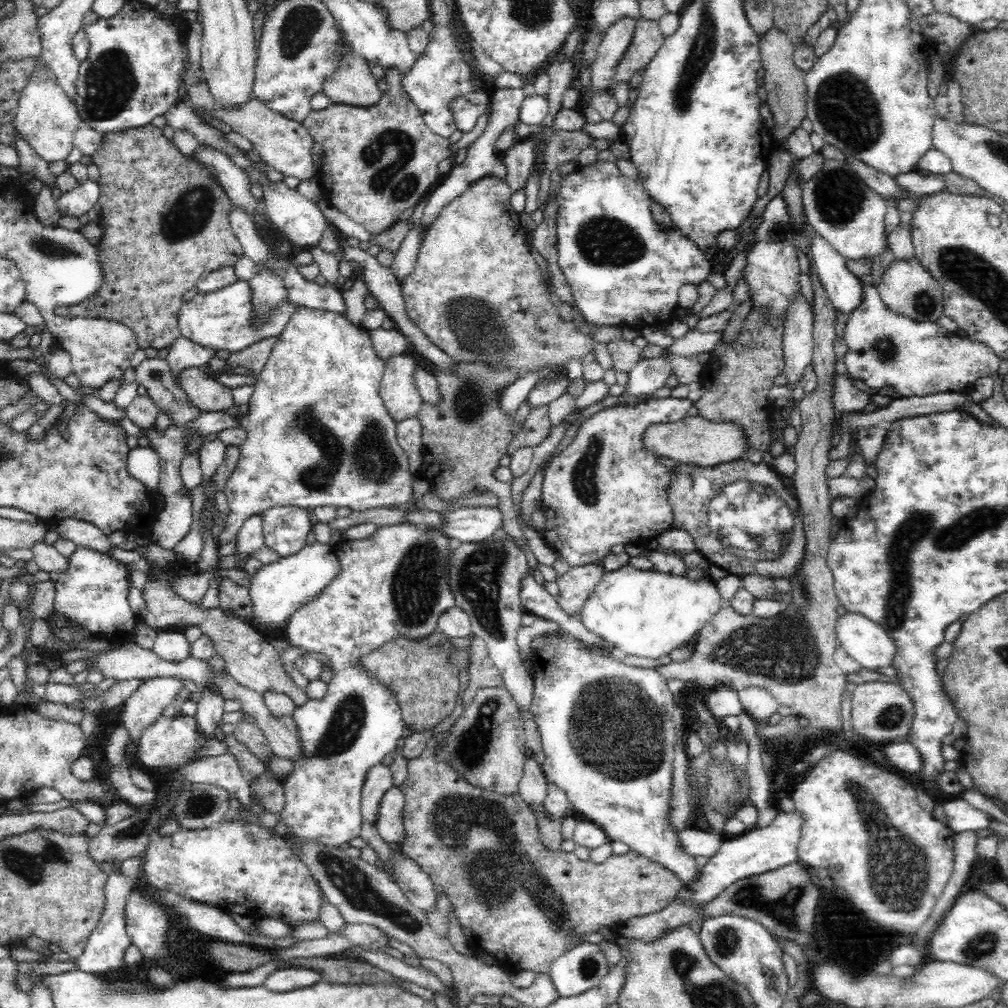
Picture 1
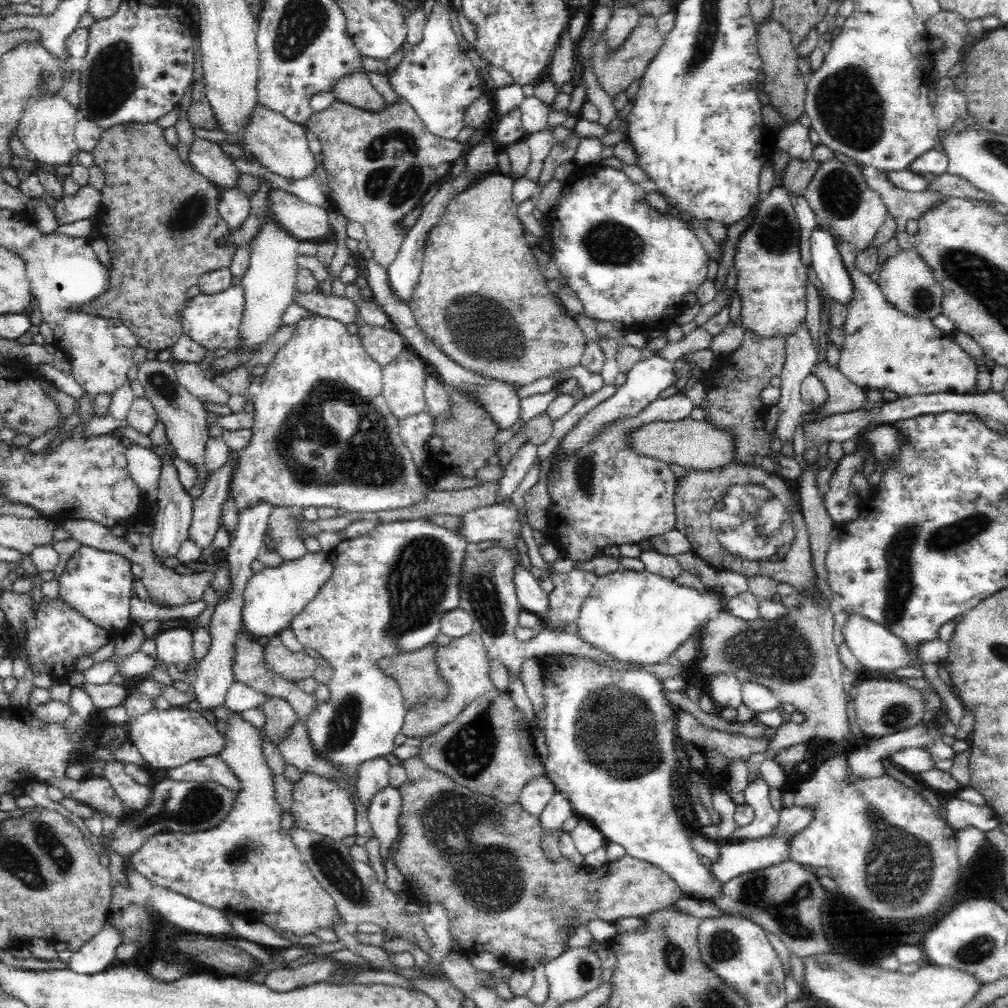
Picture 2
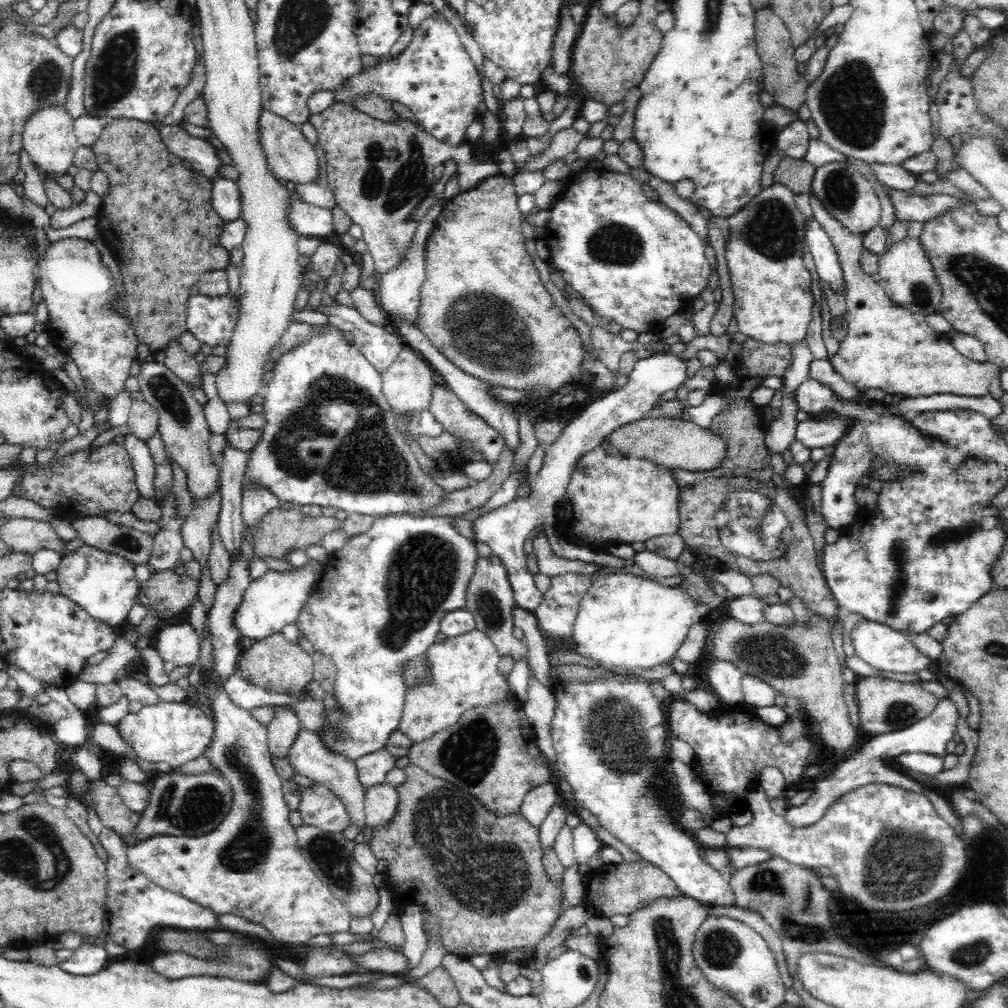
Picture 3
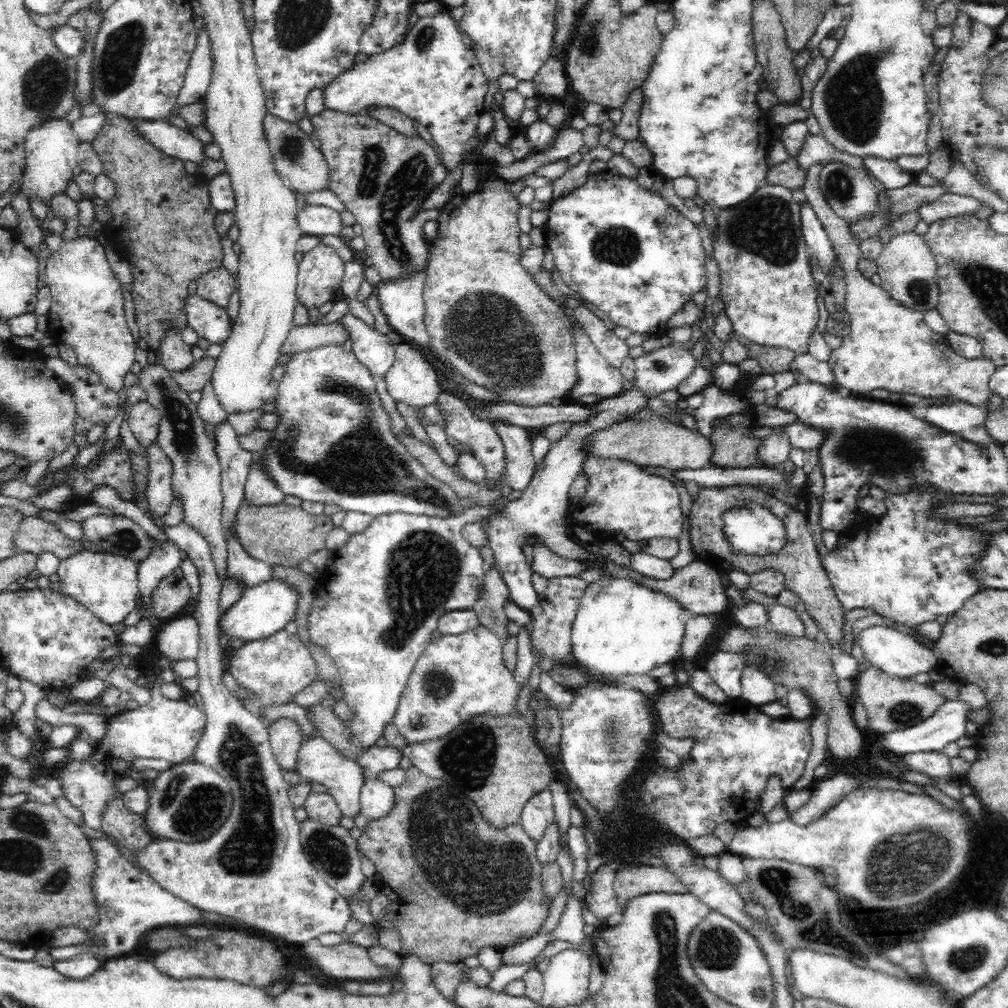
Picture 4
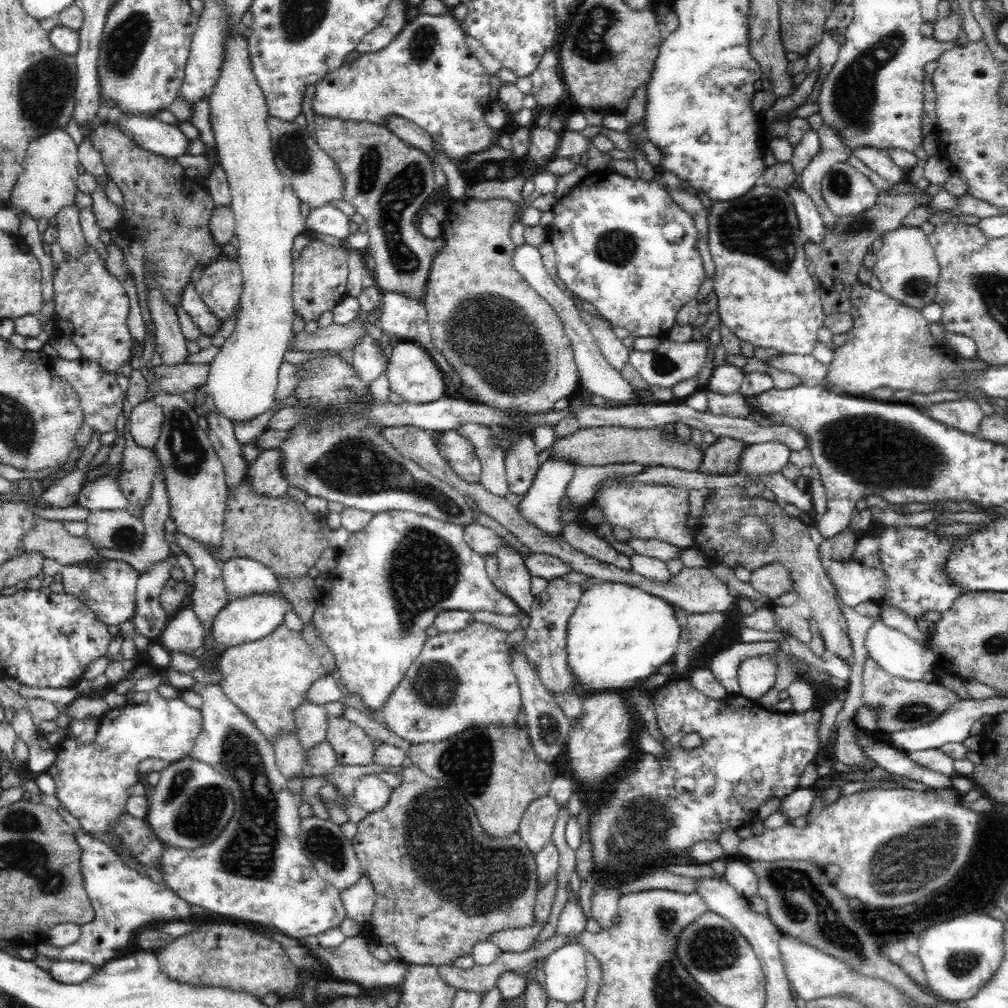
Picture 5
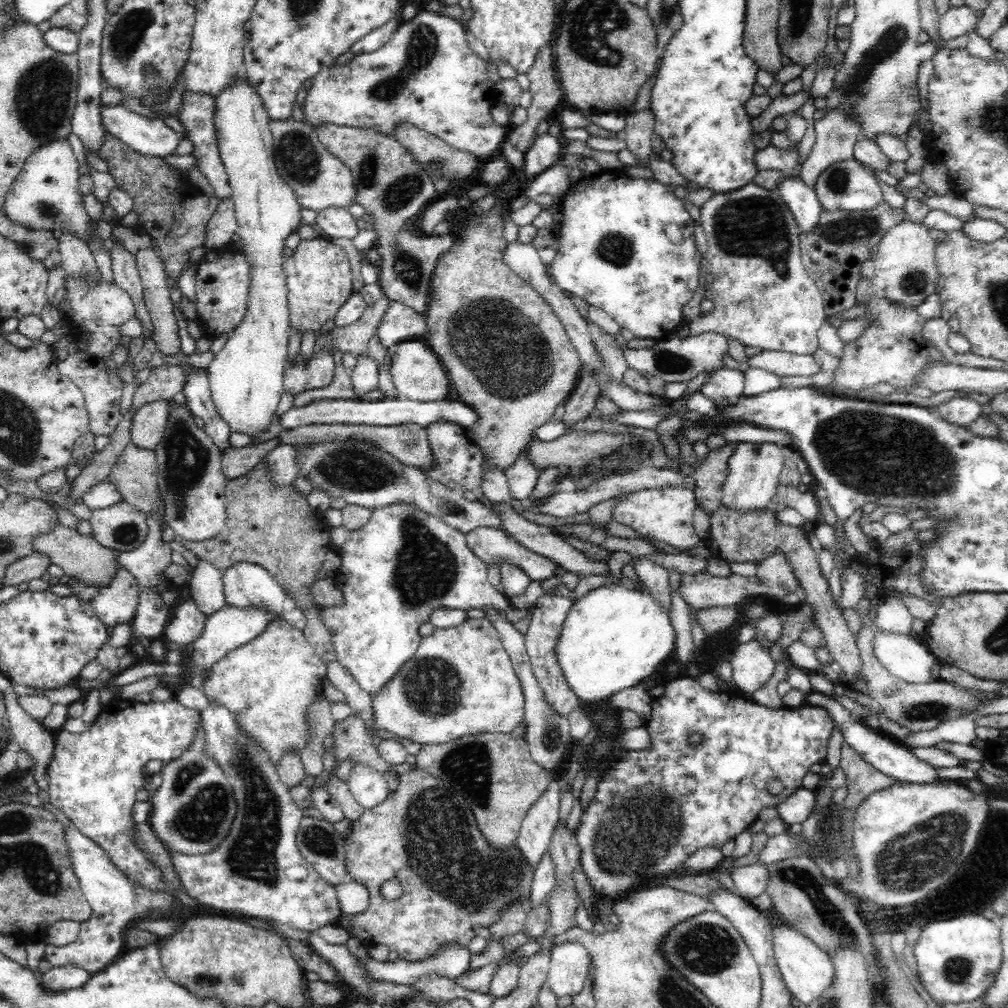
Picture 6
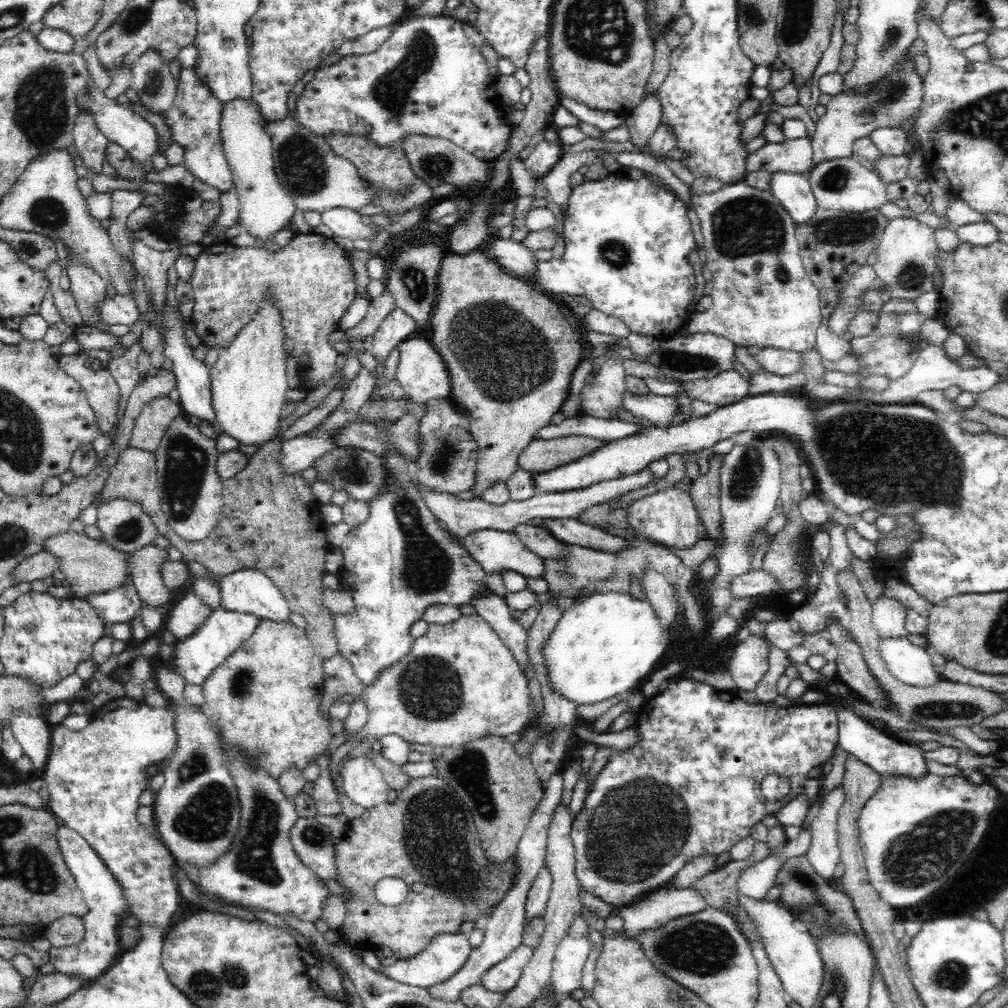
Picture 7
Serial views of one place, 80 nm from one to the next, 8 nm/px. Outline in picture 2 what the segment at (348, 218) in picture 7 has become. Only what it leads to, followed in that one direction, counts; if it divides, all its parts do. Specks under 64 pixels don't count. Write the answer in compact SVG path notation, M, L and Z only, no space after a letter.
M272 189L268 210L279 225L299 241L318 240L332 229L328 218L330 209L308 204L280 189Z

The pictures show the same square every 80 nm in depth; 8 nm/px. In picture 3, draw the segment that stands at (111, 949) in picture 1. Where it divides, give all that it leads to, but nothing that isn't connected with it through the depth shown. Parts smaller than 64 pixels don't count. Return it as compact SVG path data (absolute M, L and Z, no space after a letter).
M85 944L74 951L70 958L59 961L58 967L72 976L90 976L100 972L110 960L104 945Z

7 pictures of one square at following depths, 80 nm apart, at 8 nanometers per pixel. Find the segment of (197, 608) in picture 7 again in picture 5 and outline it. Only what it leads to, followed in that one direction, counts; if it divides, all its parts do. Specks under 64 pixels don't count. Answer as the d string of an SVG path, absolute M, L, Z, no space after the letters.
M184 606L171 615L160 635L160 644L173 652L190 654L205 642L205 630L192 606Z

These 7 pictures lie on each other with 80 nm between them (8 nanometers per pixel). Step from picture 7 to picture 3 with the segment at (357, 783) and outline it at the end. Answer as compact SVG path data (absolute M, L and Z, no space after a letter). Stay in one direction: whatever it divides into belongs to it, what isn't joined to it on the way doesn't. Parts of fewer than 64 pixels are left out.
M375 784L365 790L364 818L372 829L388 825L396 813L399 795L391 784Z

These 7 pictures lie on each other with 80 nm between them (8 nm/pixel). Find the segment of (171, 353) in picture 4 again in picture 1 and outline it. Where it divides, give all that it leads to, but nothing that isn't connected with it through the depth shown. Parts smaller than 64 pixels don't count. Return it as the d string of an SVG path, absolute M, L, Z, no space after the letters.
M191 367L178 372L178 383L186 391L189 399L202 411L221 411L234 406L231 388L225 387L214 377L209 377L199 367Z

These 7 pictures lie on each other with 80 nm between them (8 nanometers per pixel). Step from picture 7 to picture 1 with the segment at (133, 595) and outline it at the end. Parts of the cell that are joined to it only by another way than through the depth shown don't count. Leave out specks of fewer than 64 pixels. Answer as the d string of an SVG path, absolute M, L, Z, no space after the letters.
M78 546L69 559L68 567L55 582L53 610L67 617L68 623L84 627L97 640L121 644L131 640L140 625L129 605L131 571L128 565L114 559L109 553Z

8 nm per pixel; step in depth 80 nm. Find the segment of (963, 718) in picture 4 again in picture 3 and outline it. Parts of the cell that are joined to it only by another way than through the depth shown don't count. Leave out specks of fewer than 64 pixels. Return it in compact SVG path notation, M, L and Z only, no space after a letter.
M950 698L939 699L936 708L926 718L915 722L912 726L895 730L889 733L873 735L870 742L866 741L862 748L852 753L848 760L838 764L834 774L830 777L816 782L813 794L806 800L805 804L796 808L788 808L786 822L788 825L799 828L814 825L824 816L826 810L834 804L843 794L848 794L860 786L868 784L888 784L911 792L922 793L925 788L923 784L913 781L909 777L901 775L896 770L883 764L887 756L900 756L904 753L919 752L930 753L936 756L946 756L946 744L950 740L957 739L957 722L960 718L956 705Z

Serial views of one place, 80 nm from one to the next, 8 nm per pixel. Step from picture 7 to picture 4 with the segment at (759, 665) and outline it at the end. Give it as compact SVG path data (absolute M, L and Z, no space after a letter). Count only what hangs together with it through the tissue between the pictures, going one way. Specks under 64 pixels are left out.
M745 666L740 672L741 696L750 704L763 705L774 702L775 682L758 667Z

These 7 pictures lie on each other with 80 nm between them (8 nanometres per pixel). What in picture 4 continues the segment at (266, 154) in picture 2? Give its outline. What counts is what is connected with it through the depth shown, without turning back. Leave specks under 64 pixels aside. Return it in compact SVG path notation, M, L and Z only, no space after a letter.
M267 114L264 117L263 125L275 169L295 193L306 196L315 192L331 190L328 162L320 149L312 142L311 135L298 127L298 122L289 123L287 120Z

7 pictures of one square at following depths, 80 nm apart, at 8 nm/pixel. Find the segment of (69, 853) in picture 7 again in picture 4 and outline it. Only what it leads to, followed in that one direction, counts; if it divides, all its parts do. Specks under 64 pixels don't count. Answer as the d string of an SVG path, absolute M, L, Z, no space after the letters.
M96 838L96 840L89 840L89 844L95 855L94 893L99 919L94 927L88 928L86 931L88 940L82 944L62 948L48 944L47 951L54 962L70 960L79 954L90 953L104 963L109 959L133 954L136 946L150 930L174 928L174 924L194 926L202 920L199 909L187 904L182 898L174 896L154 882L149 874L128 863L110 840Z

